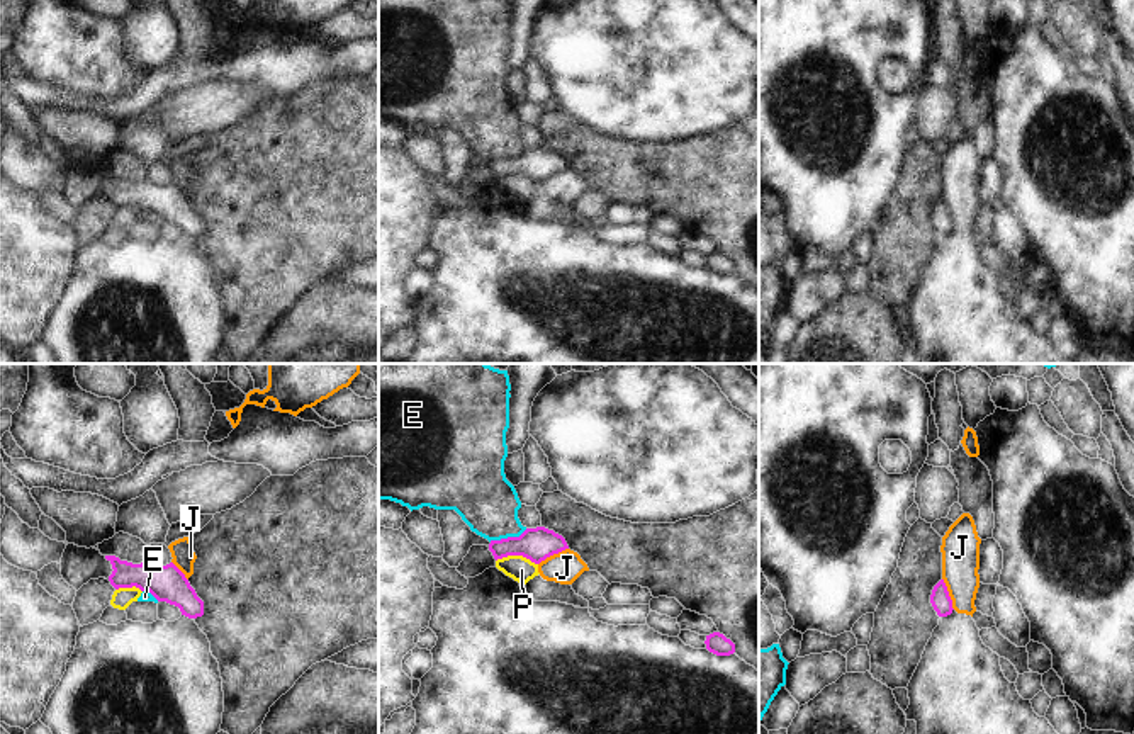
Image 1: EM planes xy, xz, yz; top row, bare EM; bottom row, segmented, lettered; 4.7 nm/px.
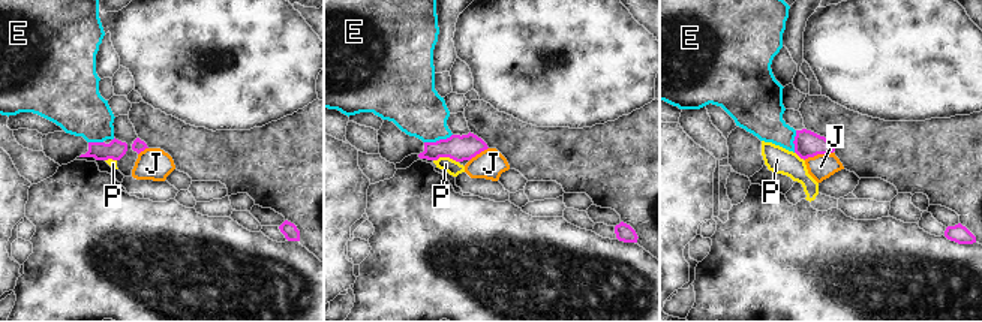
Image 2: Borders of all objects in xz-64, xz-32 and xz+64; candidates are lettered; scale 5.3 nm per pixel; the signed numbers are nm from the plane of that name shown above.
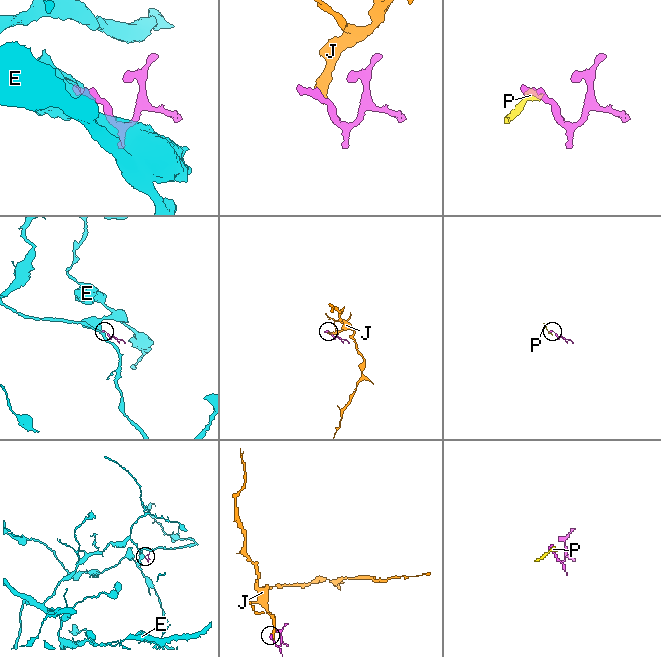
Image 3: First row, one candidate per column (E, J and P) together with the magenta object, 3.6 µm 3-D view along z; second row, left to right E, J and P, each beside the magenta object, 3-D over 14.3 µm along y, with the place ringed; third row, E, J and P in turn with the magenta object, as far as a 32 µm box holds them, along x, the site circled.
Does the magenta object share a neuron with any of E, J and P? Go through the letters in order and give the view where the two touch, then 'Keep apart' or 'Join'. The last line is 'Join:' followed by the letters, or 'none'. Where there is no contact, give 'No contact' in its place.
E: Touches magenta in xz. Keep apart
J: Touches magenta in yz. Keep apart
P: Touches magenta in xz. Keep apart
Join: none

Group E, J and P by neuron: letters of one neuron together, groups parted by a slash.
E / J / P

